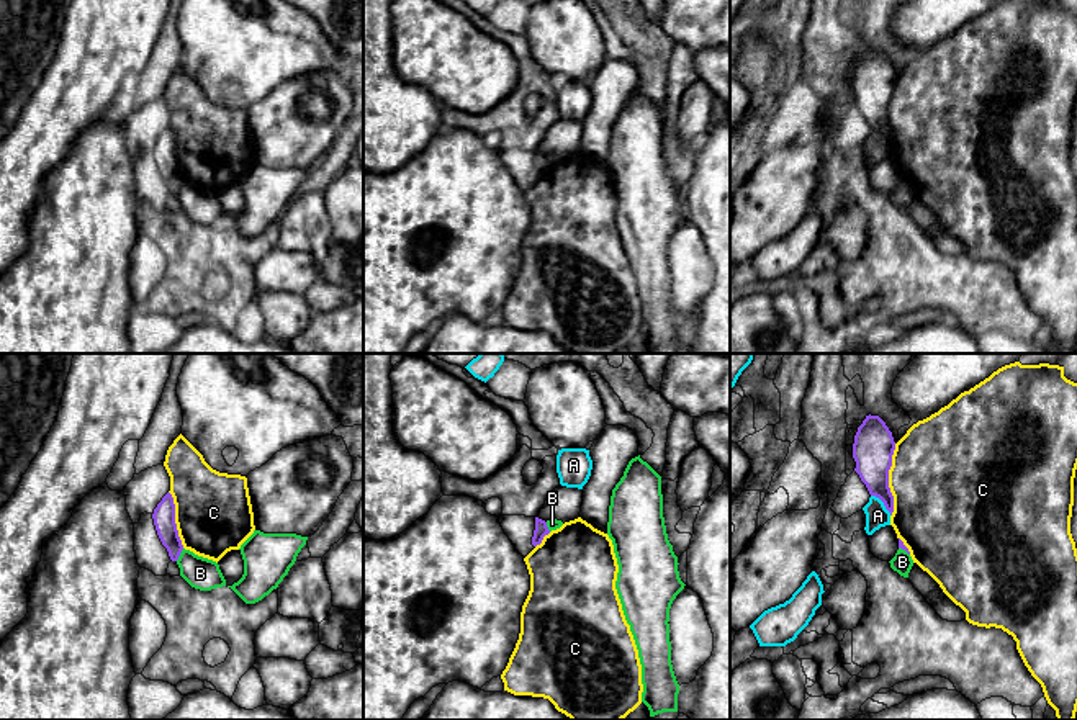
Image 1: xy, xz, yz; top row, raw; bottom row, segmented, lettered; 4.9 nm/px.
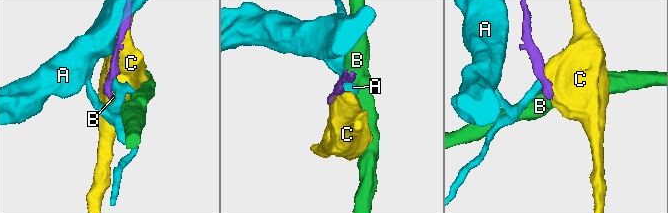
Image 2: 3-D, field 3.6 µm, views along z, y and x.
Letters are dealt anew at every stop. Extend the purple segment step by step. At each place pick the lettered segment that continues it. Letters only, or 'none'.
none

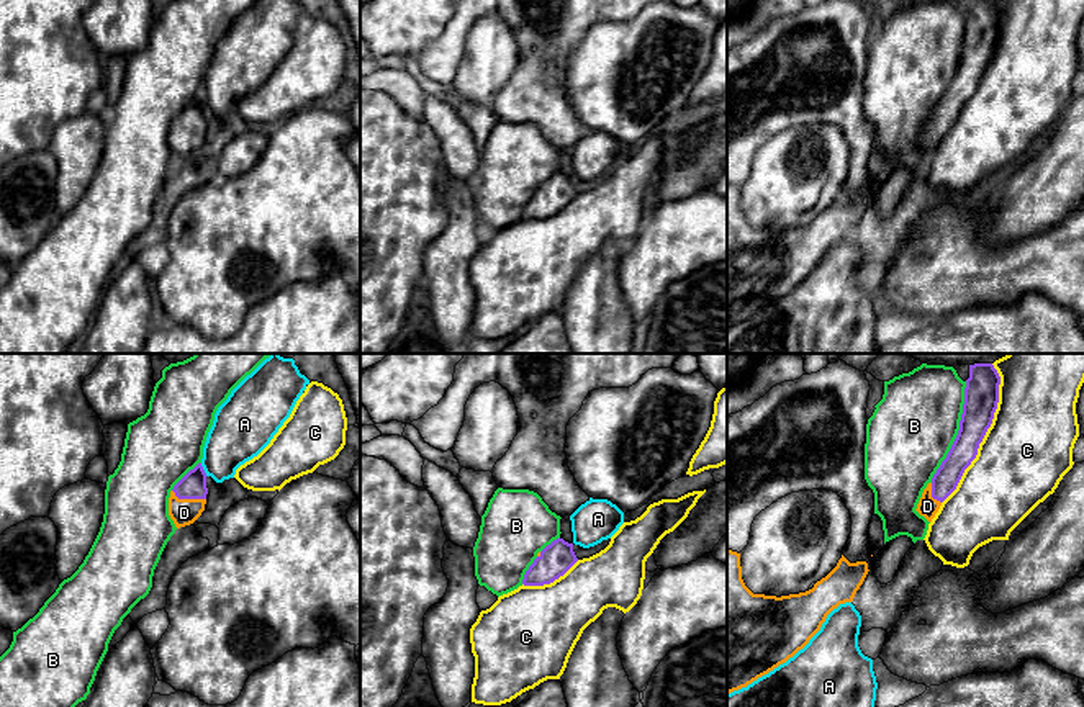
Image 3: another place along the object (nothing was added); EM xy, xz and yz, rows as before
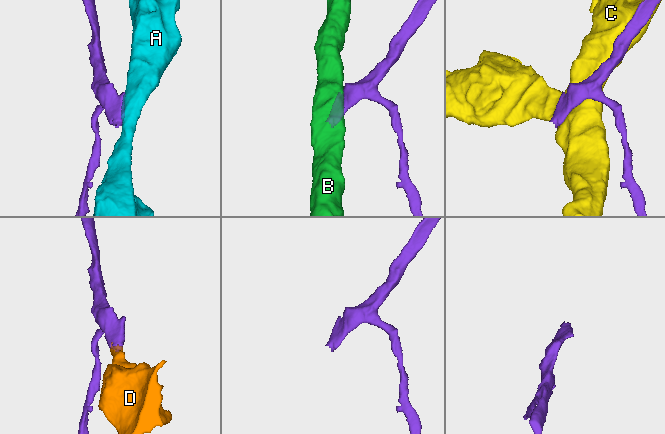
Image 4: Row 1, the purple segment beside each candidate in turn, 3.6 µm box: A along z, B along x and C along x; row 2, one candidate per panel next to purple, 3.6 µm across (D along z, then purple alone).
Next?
D

